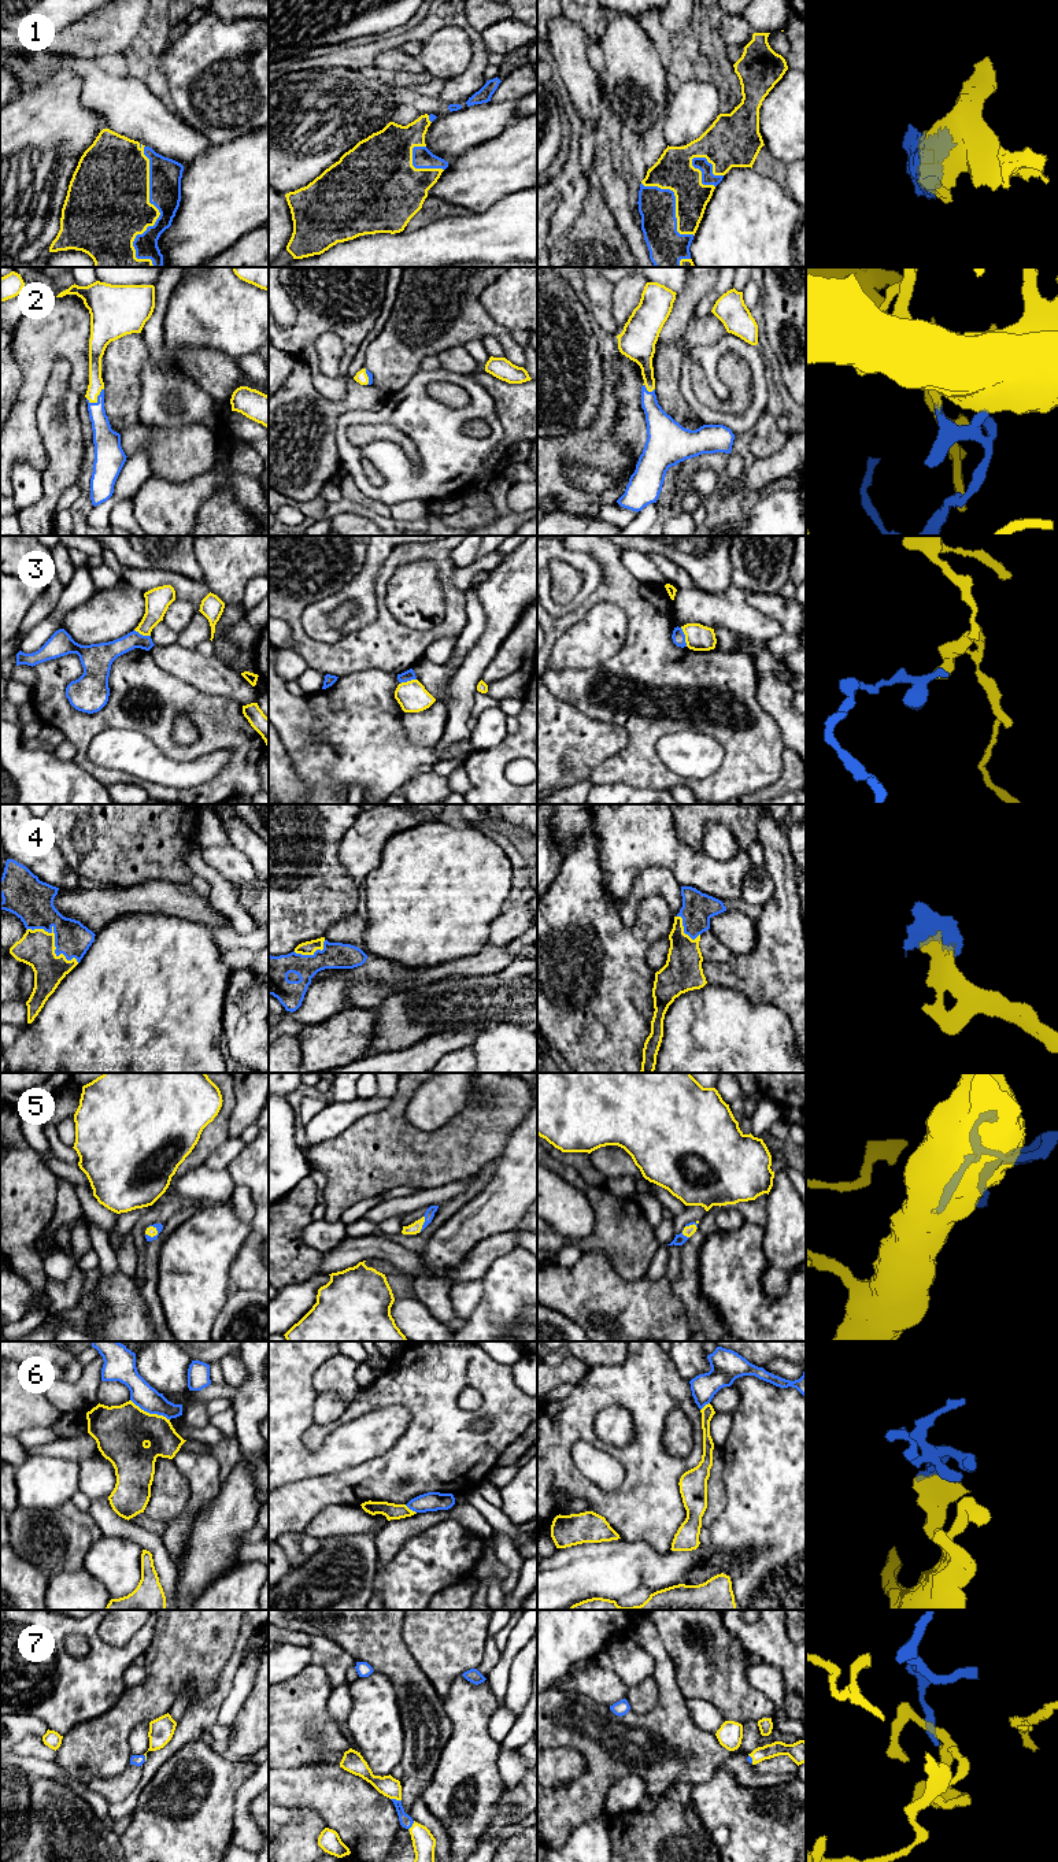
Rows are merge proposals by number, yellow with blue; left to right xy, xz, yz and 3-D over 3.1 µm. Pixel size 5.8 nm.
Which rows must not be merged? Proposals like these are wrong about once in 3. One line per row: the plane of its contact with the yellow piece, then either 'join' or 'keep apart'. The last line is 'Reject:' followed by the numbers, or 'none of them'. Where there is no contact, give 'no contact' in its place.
1: contact in xy; join
2: contact in xy; join
3: contact in yz; keep apart
4: contact in xy; join
5: contact in xz; join
6: contact in xy; keep apart
7: contact in xz; join
Reject: 3, 6

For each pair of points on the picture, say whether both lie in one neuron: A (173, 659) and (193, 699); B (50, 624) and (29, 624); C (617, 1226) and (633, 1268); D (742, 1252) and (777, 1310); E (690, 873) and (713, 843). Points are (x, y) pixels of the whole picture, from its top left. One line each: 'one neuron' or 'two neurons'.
A: two neurons
B: two neurons
C: one neuron
D: one neuron
E: two neurons

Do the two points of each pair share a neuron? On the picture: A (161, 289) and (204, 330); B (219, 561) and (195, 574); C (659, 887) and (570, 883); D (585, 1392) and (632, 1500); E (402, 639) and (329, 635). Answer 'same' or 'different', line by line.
A: different
B: different
C: different
D: same
E: different

